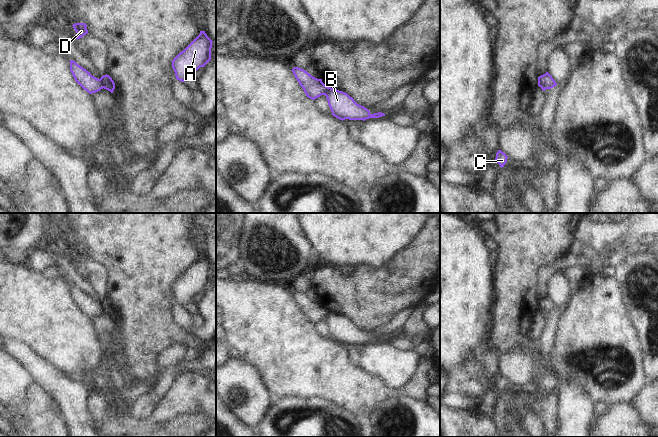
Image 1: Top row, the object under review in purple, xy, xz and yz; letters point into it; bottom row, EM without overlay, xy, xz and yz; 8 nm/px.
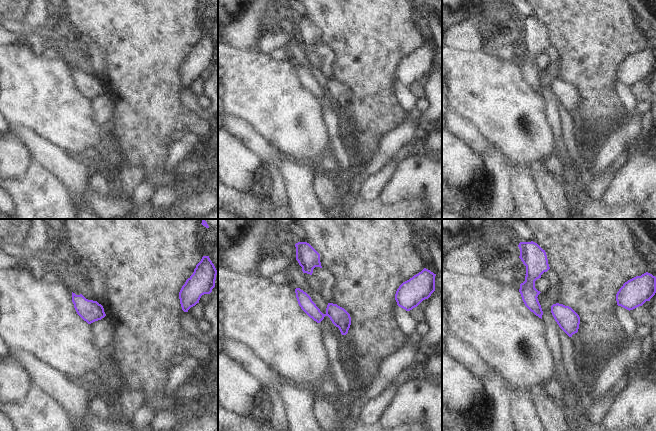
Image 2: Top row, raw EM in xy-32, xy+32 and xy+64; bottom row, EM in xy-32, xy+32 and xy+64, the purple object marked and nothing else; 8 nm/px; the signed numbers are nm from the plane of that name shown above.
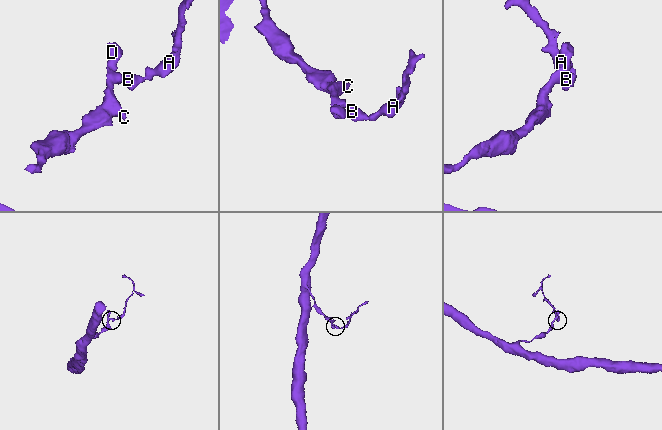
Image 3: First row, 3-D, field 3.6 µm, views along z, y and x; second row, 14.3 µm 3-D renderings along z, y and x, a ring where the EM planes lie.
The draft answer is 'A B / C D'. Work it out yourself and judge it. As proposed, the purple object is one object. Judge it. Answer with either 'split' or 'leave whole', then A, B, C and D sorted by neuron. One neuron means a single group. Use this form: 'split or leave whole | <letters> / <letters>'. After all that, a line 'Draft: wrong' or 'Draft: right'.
split | A B / C D
Draft: right

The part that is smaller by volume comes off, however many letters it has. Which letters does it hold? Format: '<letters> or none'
A, B

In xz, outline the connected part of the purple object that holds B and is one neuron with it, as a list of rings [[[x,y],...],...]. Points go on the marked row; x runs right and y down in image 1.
[[[328,87],[324,95],[327,98],[332,115],[342,121],[345,119],[365,121],[369,118],[385,116],[381,112],[371,114],[367,108],[357,104],[352,97],[343,91]]]

